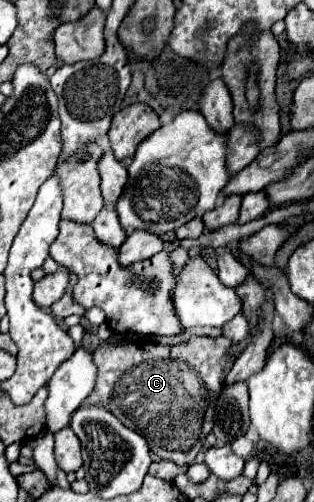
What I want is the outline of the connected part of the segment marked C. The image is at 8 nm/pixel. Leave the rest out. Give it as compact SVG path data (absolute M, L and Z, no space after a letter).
M192 337L180 345L160 345L148 339L140 343L102 343L94 351L94 363L98 365L98 379L92 395L82 403L82 407L100 405L116 415L128 429L140 433L154 455L160 459L174 461L176 465L188 467L204 439L214 427L214 407L218 403L220 391L224 387L224 369L234 353L234 343L228 337Z

